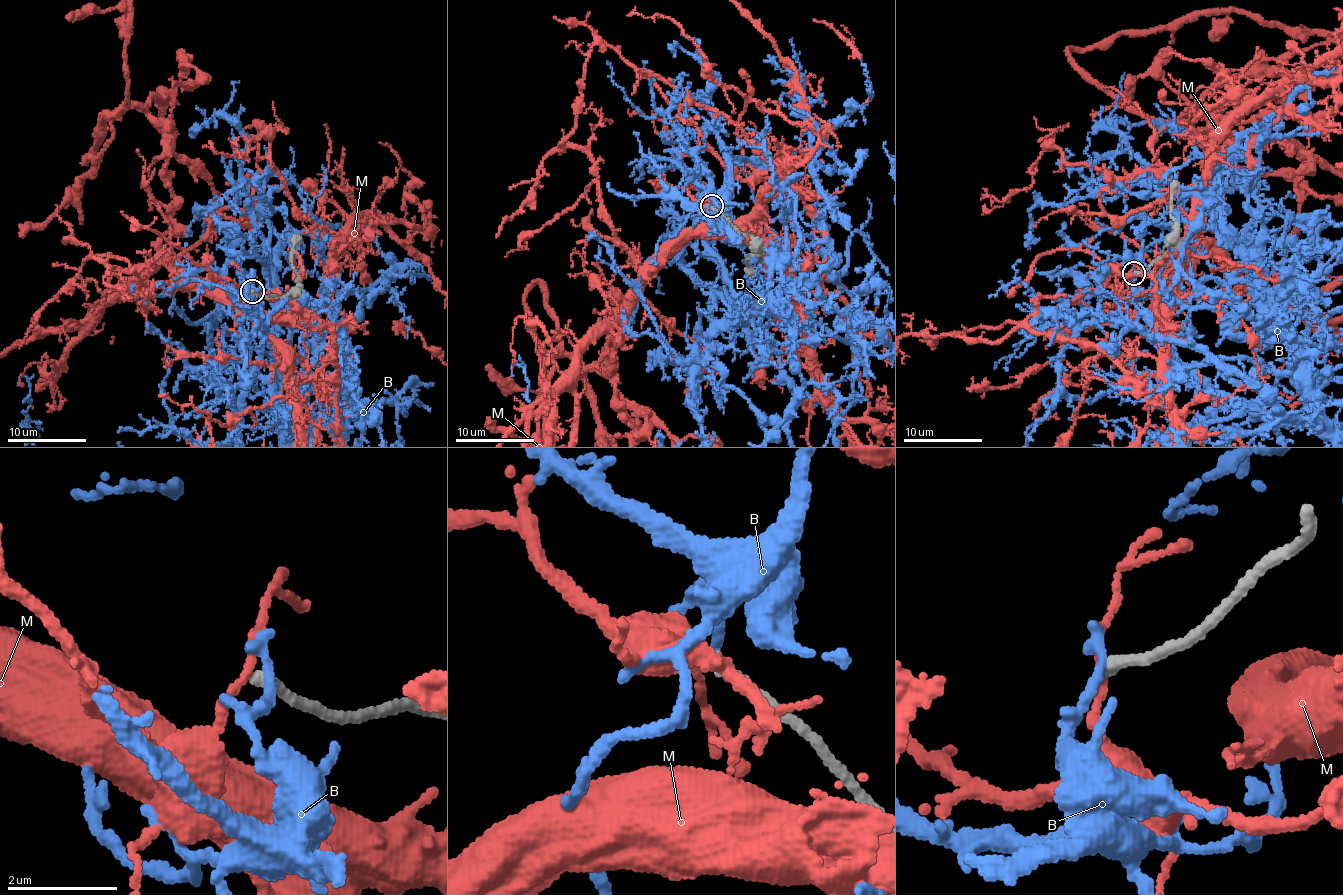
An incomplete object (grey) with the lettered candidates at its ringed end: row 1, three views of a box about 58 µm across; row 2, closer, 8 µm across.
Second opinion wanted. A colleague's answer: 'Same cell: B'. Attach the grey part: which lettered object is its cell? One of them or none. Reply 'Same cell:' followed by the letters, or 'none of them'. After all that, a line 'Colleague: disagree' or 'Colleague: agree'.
Same cell: none of them
Colleague: disagree

